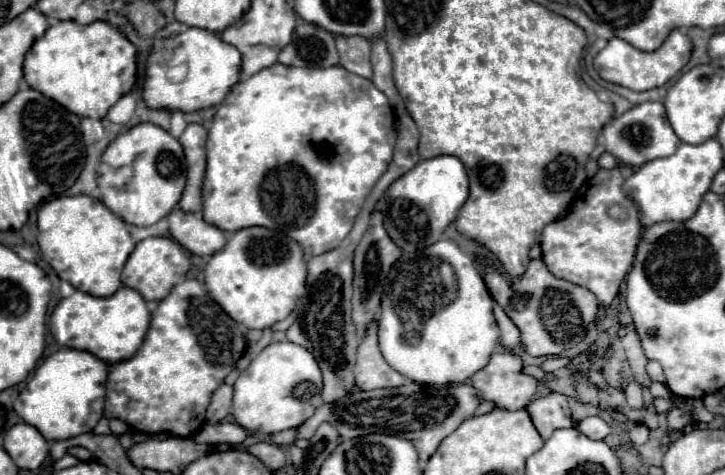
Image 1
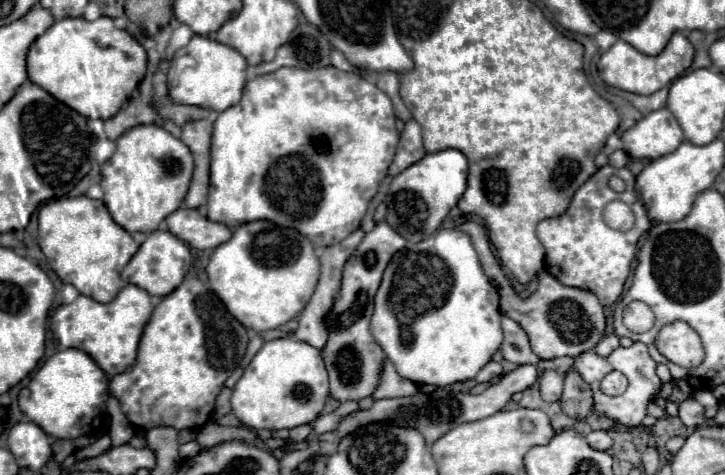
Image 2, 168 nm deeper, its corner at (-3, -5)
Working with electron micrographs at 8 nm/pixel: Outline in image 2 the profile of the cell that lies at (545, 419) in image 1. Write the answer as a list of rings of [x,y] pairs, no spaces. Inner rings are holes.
[[[546,370],[540,382],[540,392],[544,400],[558,402],[562,396],[562,376],[556,370]]]

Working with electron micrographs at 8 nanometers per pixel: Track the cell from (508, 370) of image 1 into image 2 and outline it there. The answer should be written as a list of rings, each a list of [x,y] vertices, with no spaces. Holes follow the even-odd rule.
[[[488,362],[480,372],[478,372],[478,376],[476,376],[476,382],[490,382],[494,376],[500,376],[502,374],[502,364],[498,364],[498,362]]]

